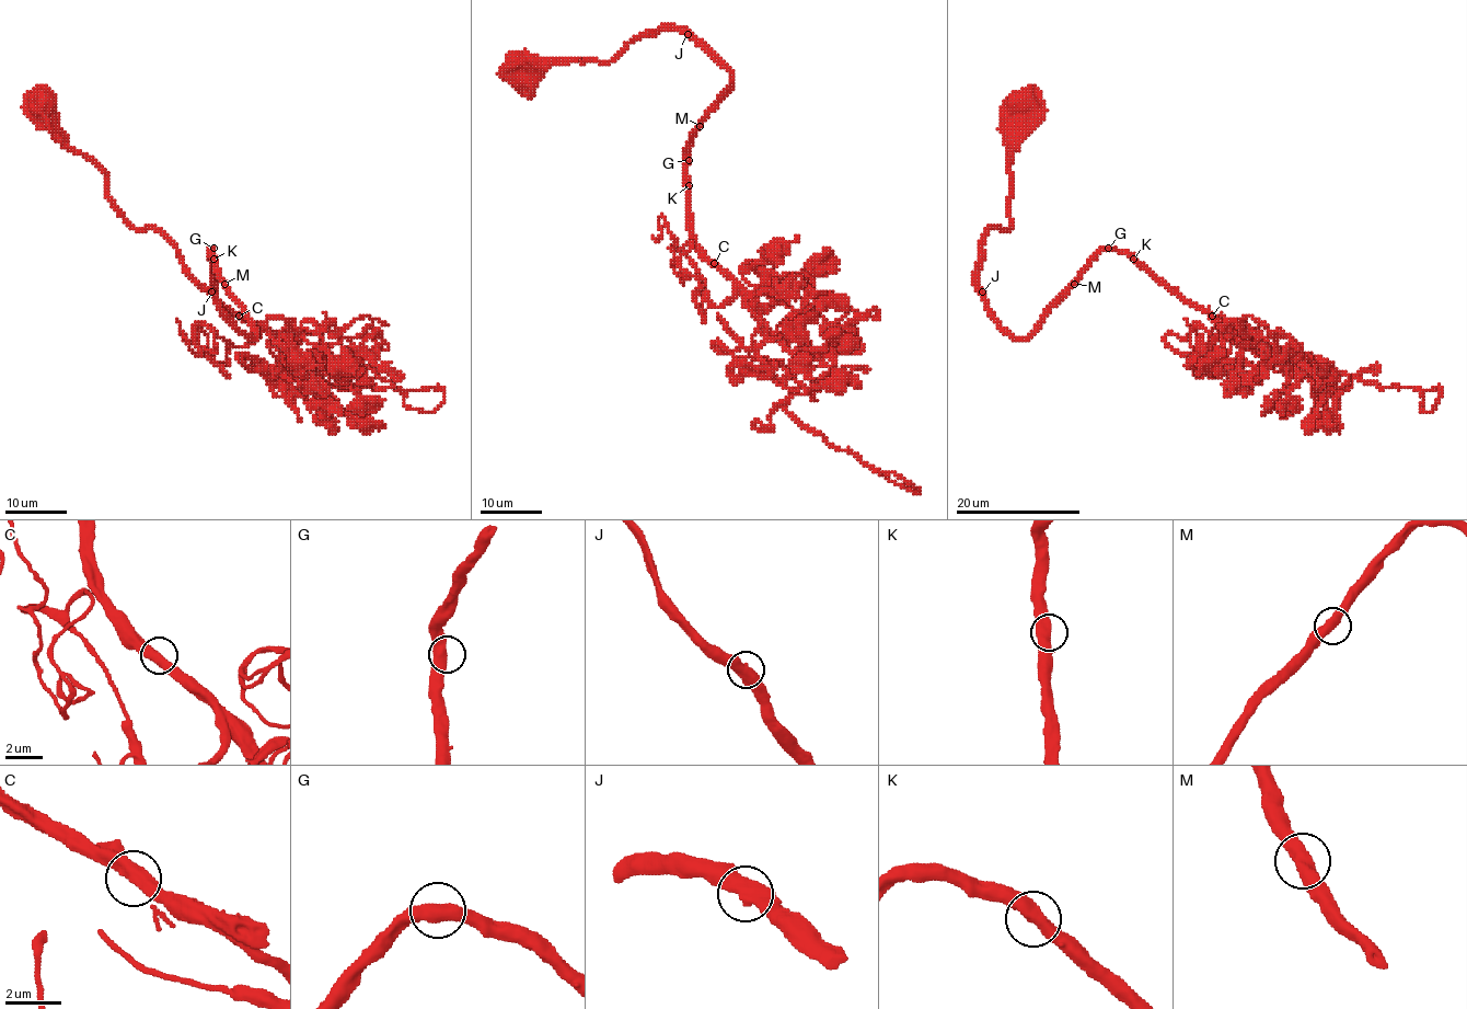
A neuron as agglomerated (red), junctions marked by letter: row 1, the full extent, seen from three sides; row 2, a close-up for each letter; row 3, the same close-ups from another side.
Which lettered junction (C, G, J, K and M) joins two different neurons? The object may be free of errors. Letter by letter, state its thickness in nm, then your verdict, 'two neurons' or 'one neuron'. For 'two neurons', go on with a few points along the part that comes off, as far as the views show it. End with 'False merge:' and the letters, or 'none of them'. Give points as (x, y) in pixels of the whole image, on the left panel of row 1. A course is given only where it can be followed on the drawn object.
C: calibre 500 nm; one neuron
G: calibre 500 nm; one neuron
J: calibre 500 nm; one neuron
K: calibre 500 nm; one neuron
M: calibre 500 nm; one neuron
False merge: none of them

